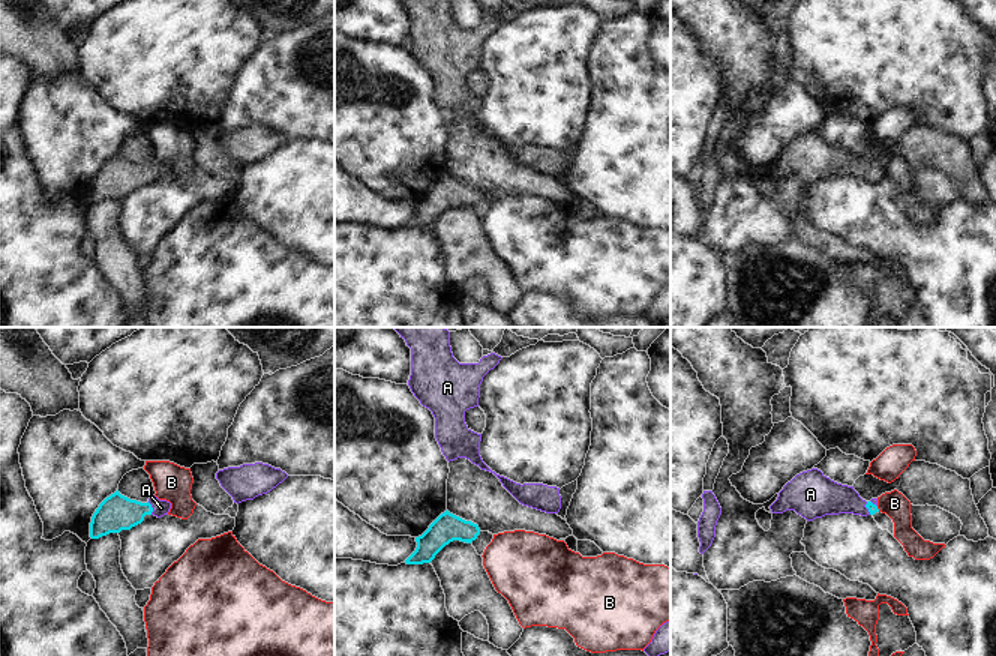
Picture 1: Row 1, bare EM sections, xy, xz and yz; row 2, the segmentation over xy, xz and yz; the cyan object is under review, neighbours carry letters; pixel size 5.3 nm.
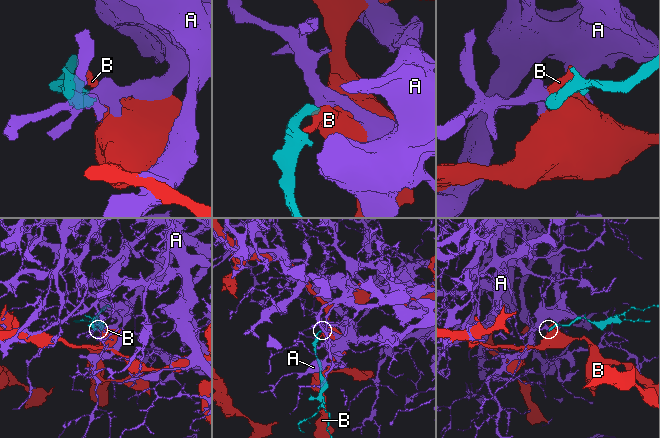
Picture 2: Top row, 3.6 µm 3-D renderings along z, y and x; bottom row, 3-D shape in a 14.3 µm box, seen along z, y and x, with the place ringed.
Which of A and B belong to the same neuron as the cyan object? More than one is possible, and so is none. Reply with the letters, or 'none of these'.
A.

